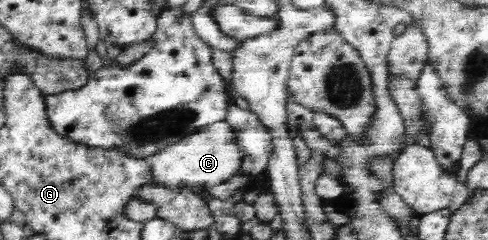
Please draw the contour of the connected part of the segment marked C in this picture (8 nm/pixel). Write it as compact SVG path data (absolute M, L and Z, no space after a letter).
M221 120L198 128L195 132L176 140L153 154L151 169L155 184L166 188L201 190L218 186L239 174L242 164L242 151L236 144L236 133Z

